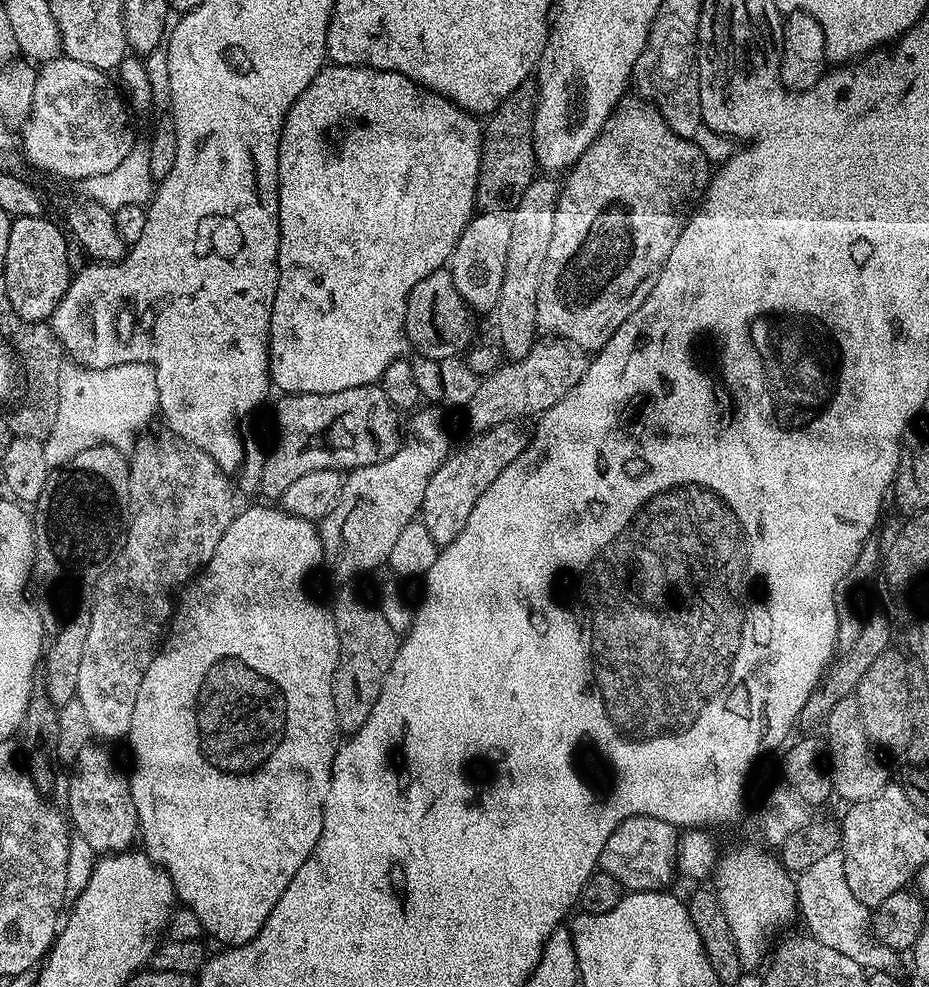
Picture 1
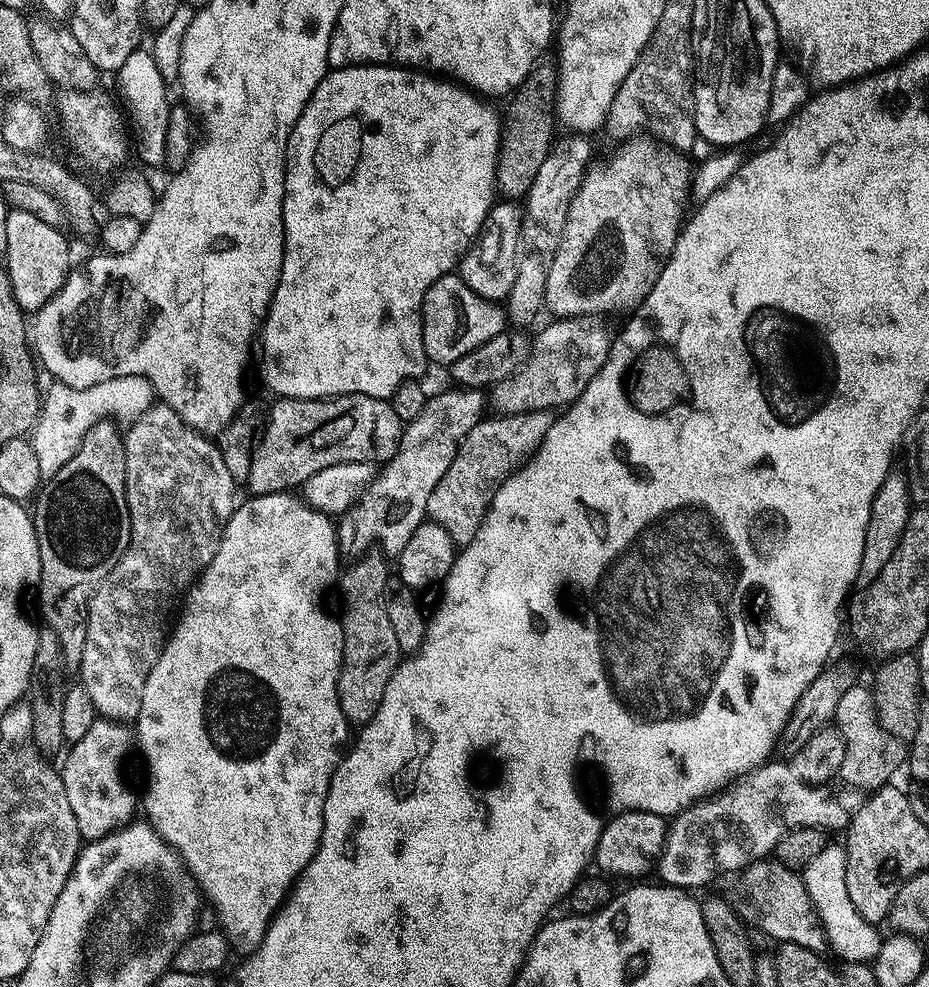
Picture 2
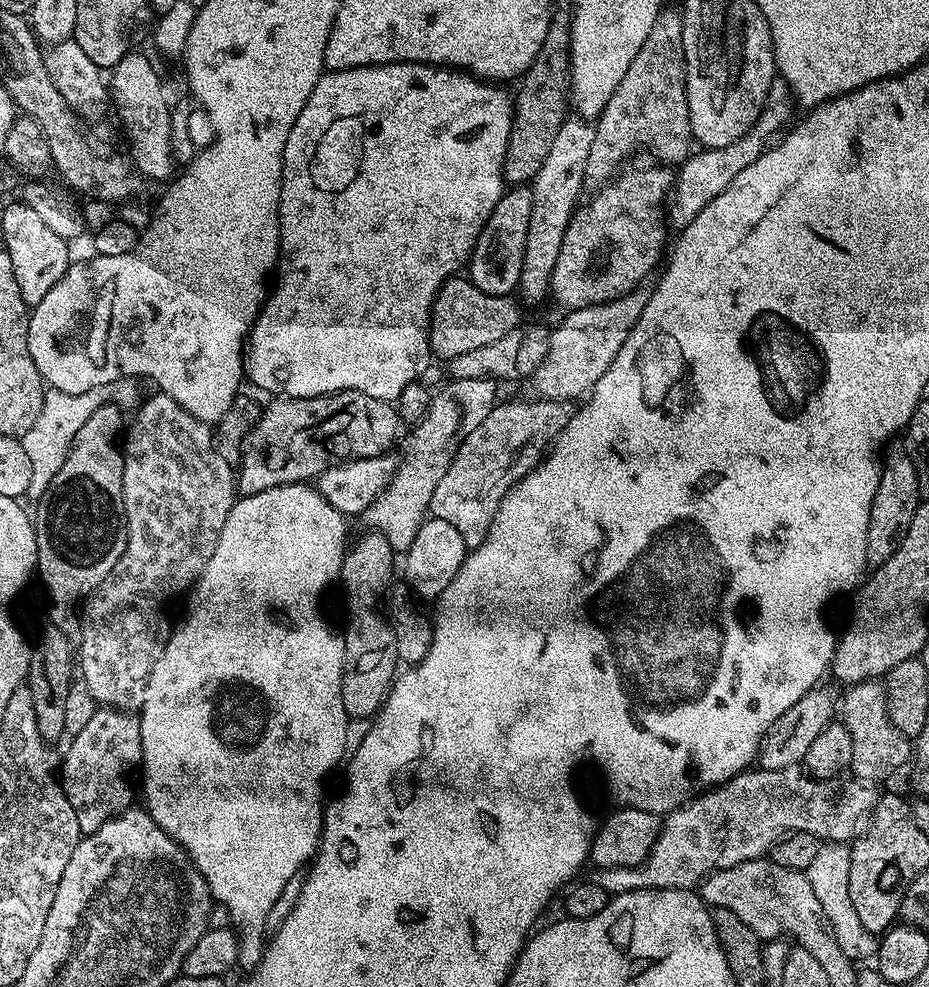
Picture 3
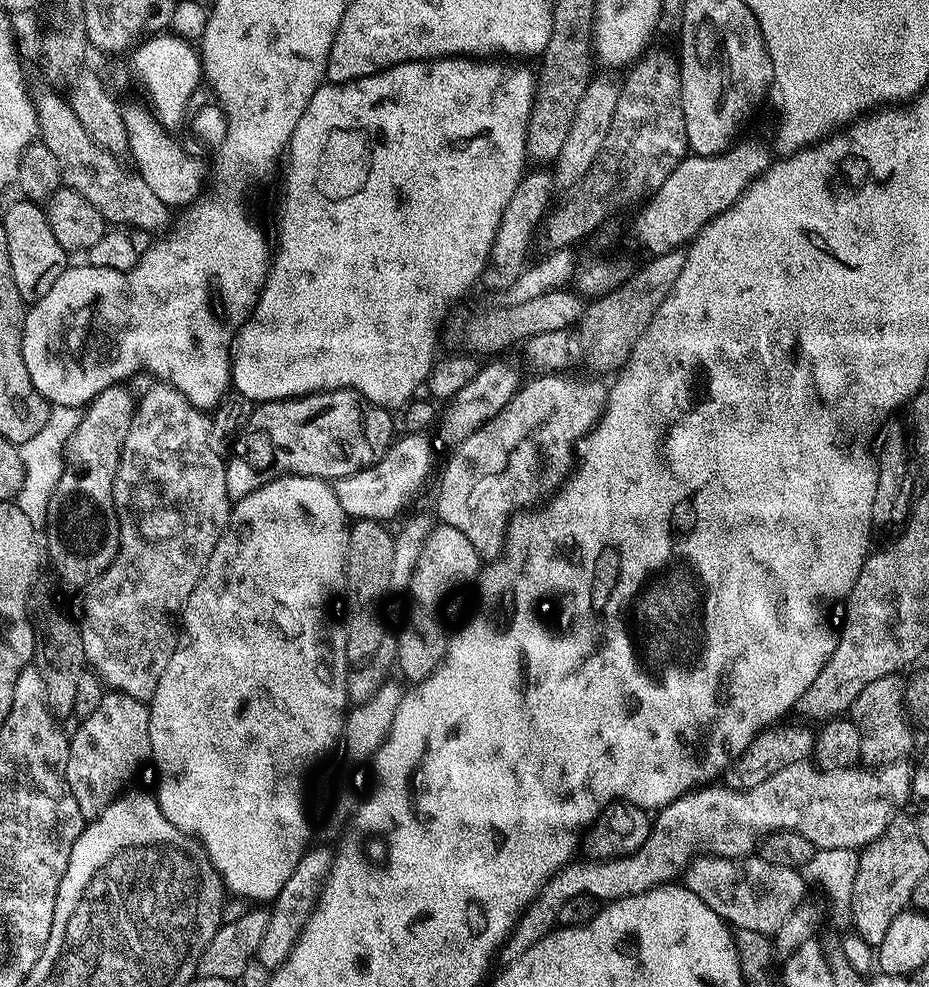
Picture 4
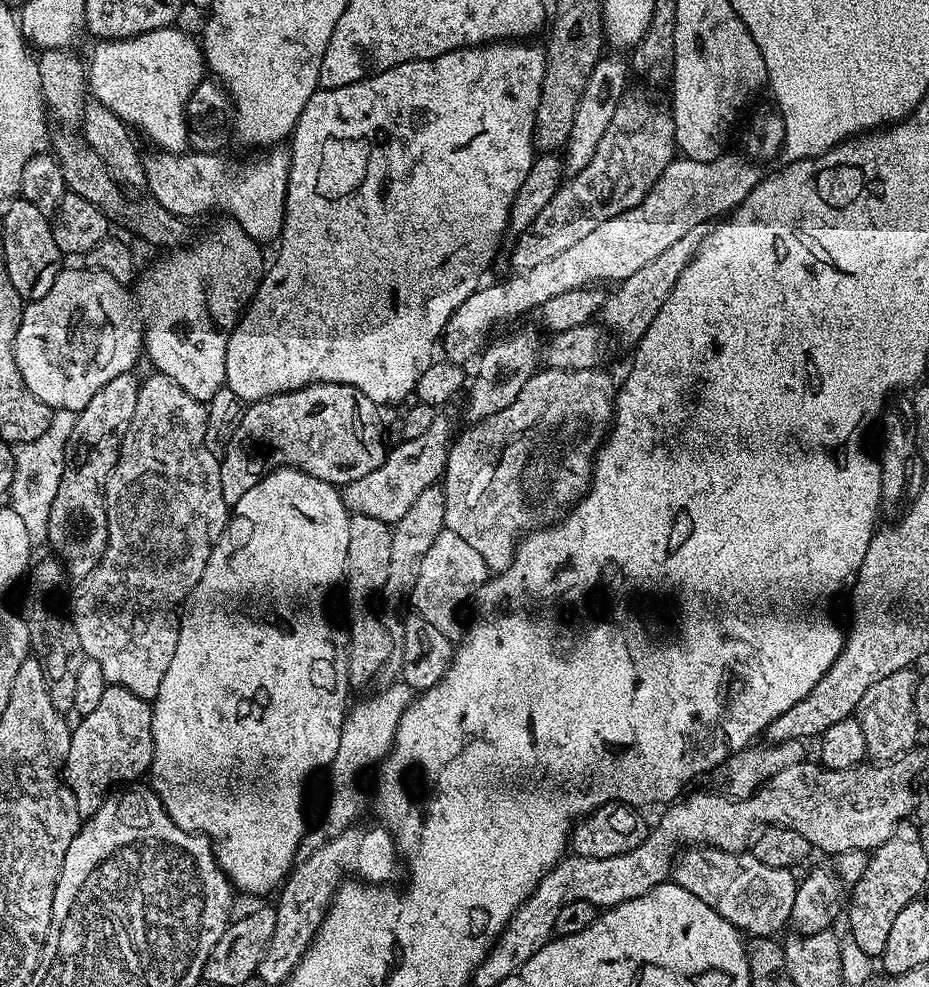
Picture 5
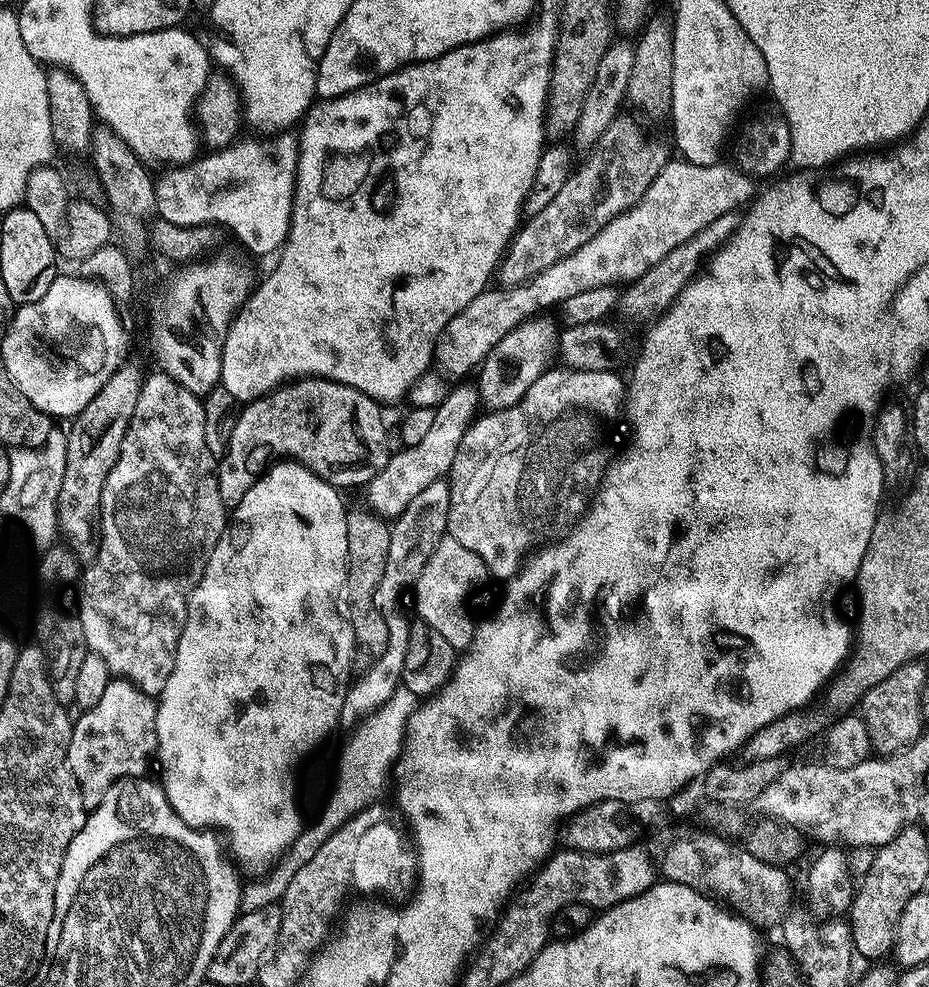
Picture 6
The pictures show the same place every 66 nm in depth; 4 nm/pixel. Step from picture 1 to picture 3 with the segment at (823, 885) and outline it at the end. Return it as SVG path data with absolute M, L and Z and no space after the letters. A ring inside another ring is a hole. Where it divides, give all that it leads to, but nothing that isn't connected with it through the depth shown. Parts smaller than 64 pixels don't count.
M844 842L825 843L810 862L806 869L806 875L810 882L810 887L814 889L814 895L818 898L818 903L822 905L822 914L830 922L830 930L834 930L834 938L838 940L838 946L846 950L846 954L853 962L861 962L867 958L875 957L878 947L877 933L866 930L862 926L862 921L854 911L854 902L850 902L850 854L851 847Z

